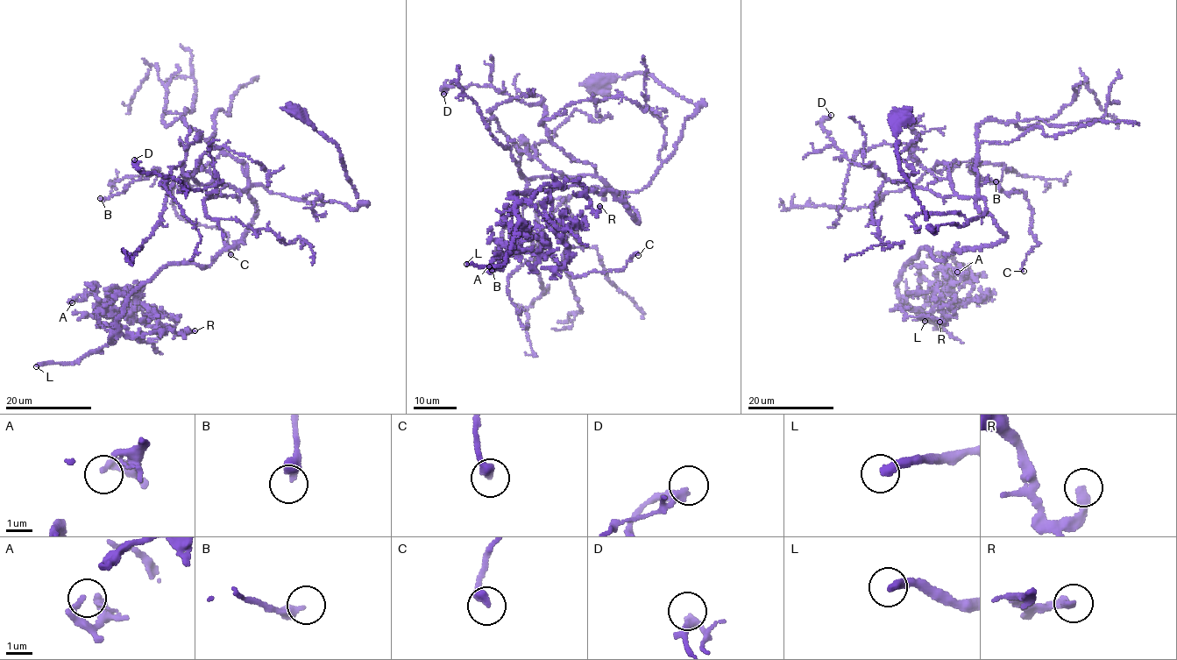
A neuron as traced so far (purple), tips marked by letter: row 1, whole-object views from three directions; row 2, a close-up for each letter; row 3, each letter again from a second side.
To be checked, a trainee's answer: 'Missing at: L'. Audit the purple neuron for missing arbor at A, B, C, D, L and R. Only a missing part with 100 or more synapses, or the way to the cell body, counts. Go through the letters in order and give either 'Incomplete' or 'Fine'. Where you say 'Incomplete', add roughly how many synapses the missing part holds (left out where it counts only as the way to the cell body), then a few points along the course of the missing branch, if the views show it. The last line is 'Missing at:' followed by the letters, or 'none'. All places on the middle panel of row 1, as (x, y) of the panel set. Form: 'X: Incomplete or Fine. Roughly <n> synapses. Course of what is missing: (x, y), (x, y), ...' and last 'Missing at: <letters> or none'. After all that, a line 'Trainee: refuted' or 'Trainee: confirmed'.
A: Fine
B: Fine
C: Fine
D: Fine
L: Incomplete. Roughly 700 synapses
R: Fine
Missing at: L
Trainee: confirmed

